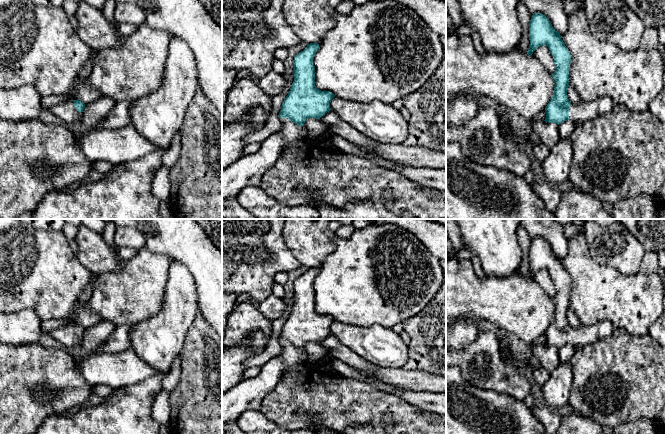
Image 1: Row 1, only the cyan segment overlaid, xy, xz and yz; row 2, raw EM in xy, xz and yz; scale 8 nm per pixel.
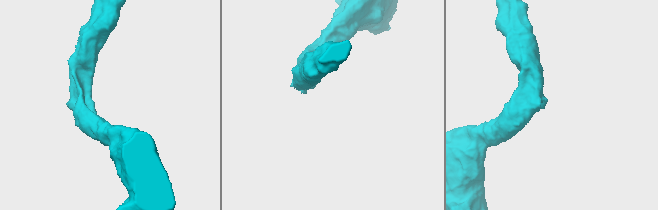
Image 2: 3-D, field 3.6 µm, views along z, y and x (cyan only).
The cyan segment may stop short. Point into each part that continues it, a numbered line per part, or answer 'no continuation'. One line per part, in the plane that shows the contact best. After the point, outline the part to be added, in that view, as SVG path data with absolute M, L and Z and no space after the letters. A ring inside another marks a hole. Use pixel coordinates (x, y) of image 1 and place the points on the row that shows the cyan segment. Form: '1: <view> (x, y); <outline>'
1: xz (248, 170); M280 118L284 127L261 143L260 149L243 156L222 170L222 201L236 198L247 186L258 186L264 174L279 161L286 146L299 146L307 140L305 126Z

